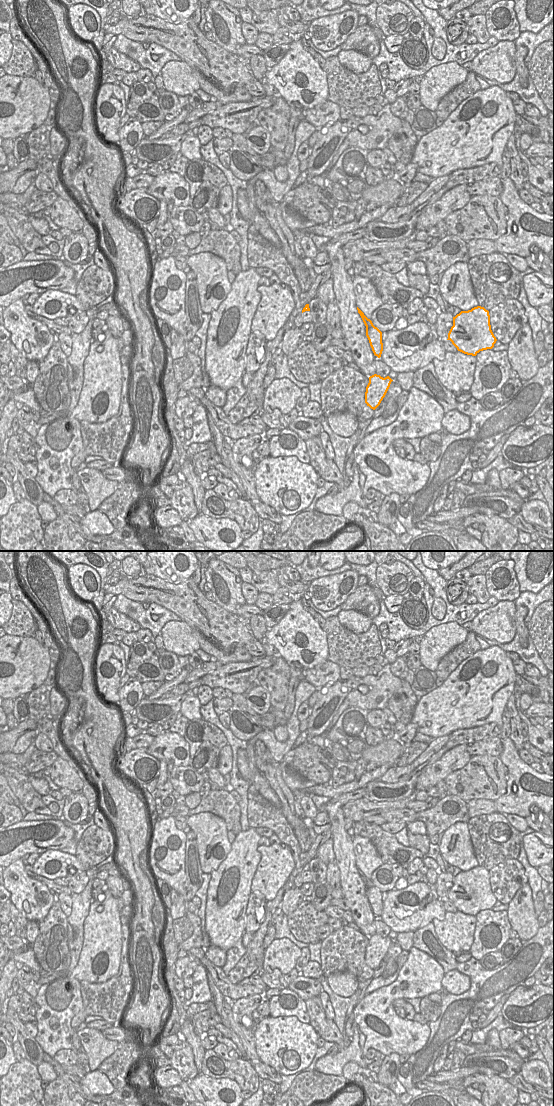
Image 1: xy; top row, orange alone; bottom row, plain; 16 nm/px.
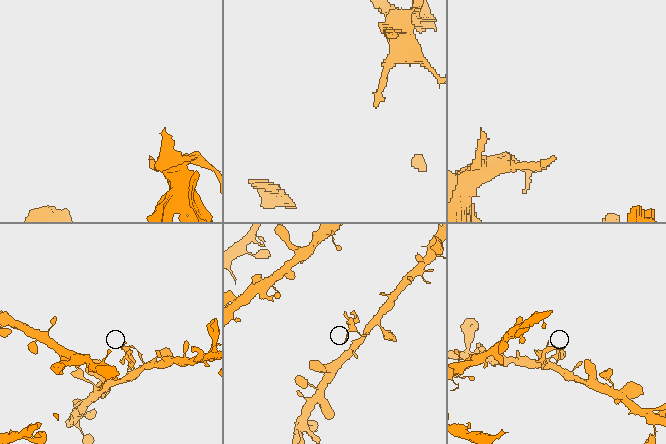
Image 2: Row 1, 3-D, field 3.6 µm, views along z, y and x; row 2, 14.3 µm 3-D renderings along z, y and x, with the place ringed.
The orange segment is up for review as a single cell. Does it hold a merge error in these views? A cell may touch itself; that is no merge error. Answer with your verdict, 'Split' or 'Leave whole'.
Split.

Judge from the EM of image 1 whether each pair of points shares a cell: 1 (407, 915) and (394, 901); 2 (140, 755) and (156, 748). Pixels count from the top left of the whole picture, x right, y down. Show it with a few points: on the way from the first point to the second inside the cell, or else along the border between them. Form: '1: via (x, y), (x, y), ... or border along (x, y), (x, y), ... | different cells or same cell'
1: via (404, 911), (398, 904) | same cell
2: border along (146, 748), (149, 754), (159, 760) | different cells

